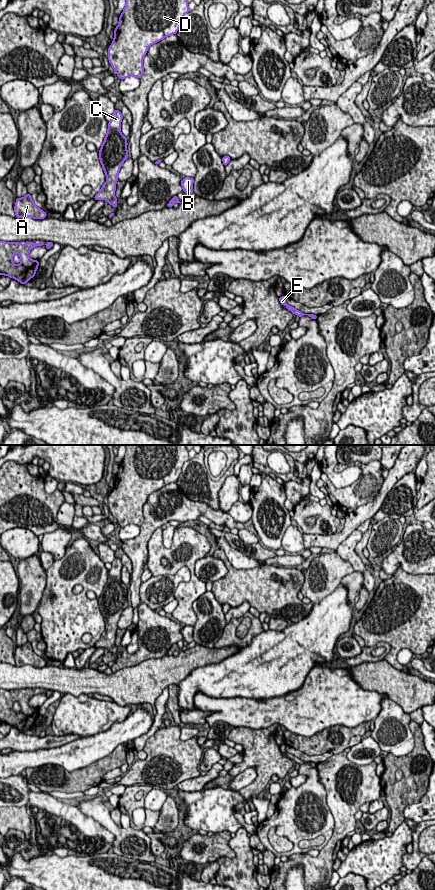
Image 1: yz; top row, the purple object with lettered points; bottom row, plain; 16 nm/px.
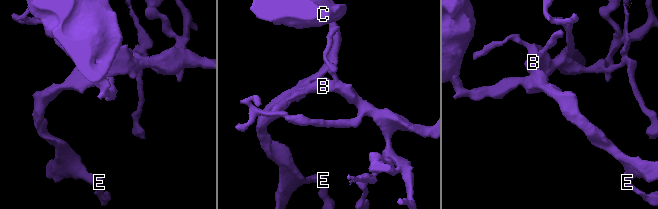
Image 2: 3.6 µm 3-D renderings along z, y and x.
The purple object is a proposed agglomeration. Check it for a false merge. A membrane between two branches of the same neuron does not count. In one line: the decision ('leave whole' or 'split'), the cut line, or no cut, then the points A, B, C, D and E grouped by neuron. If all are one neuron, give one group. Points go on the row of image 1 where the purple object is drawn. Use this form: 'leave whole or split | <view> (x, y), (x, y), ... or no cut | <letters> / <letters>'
leave whole | no cut | A B C D E

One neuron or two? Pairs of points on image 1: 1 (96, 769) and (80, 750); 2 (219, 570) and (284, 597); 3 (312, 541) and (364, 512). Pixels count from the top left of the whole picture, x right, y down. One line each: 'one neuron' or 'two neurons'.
1: two neurons
2: two neurons
3: one neuron

